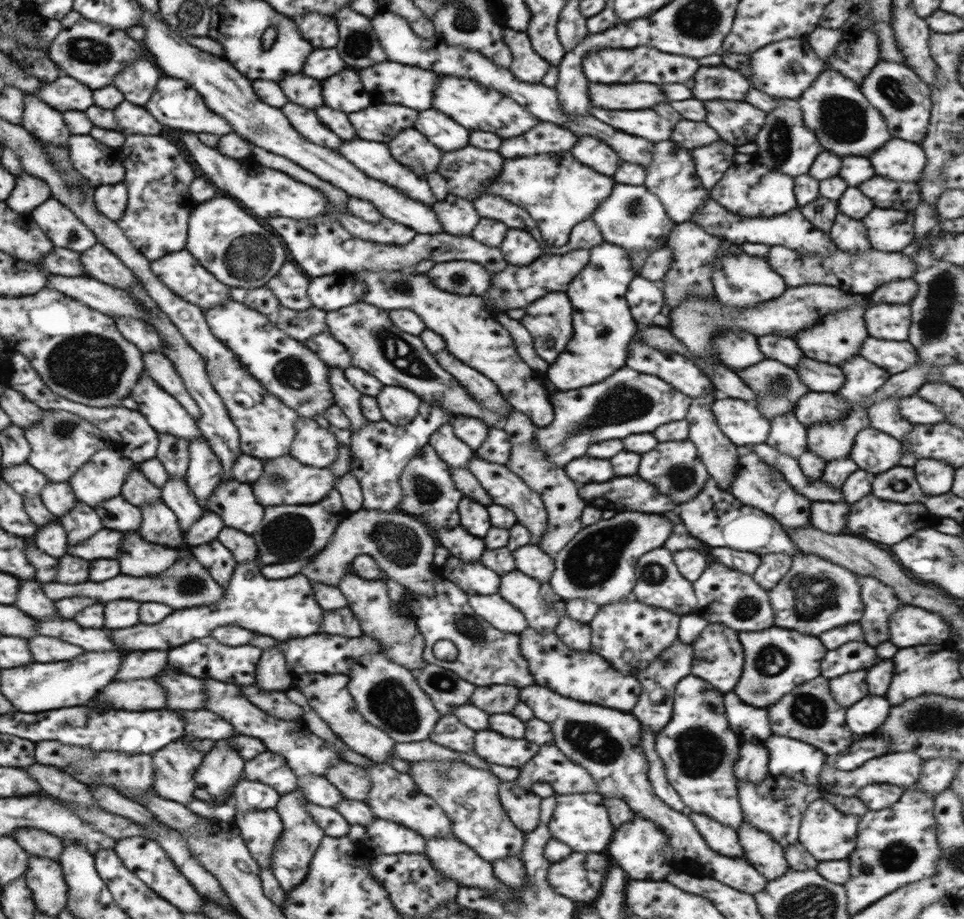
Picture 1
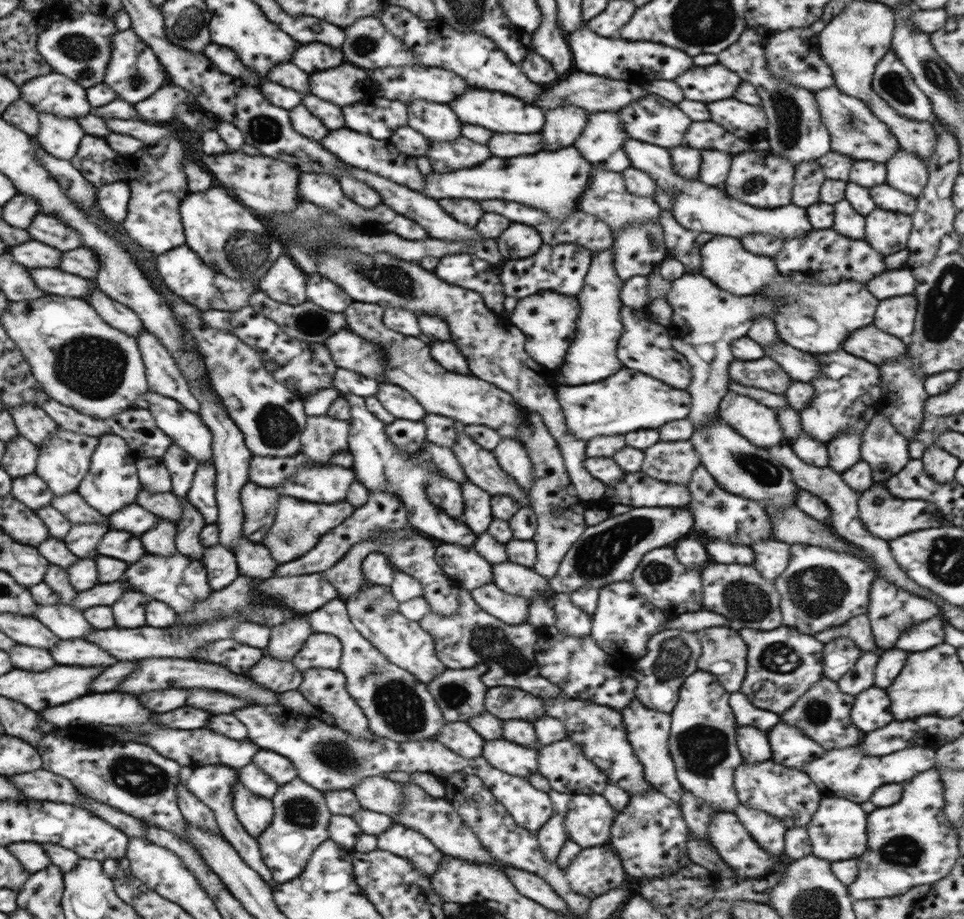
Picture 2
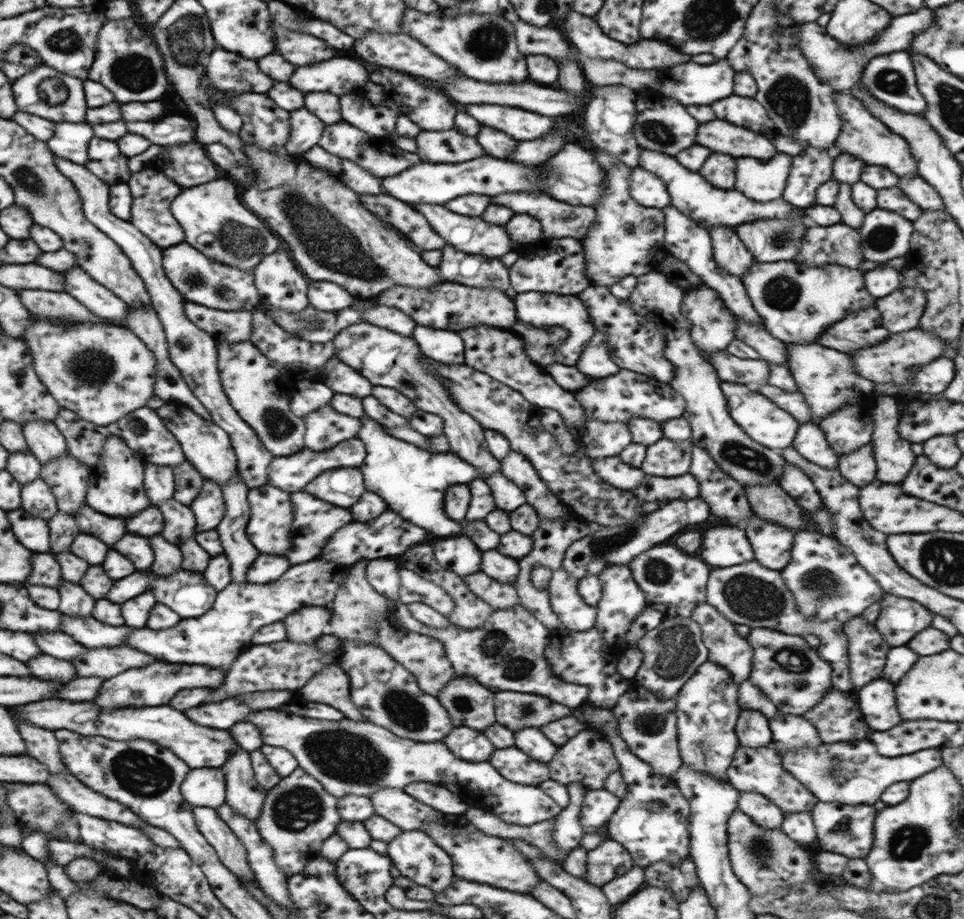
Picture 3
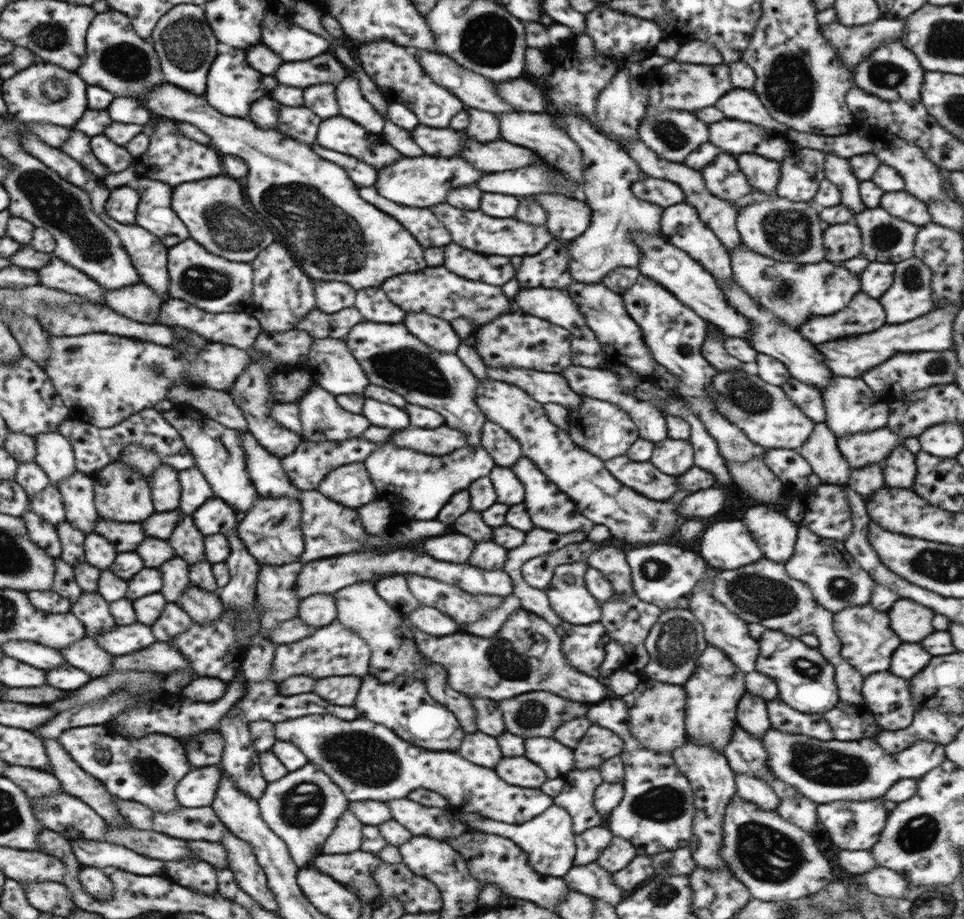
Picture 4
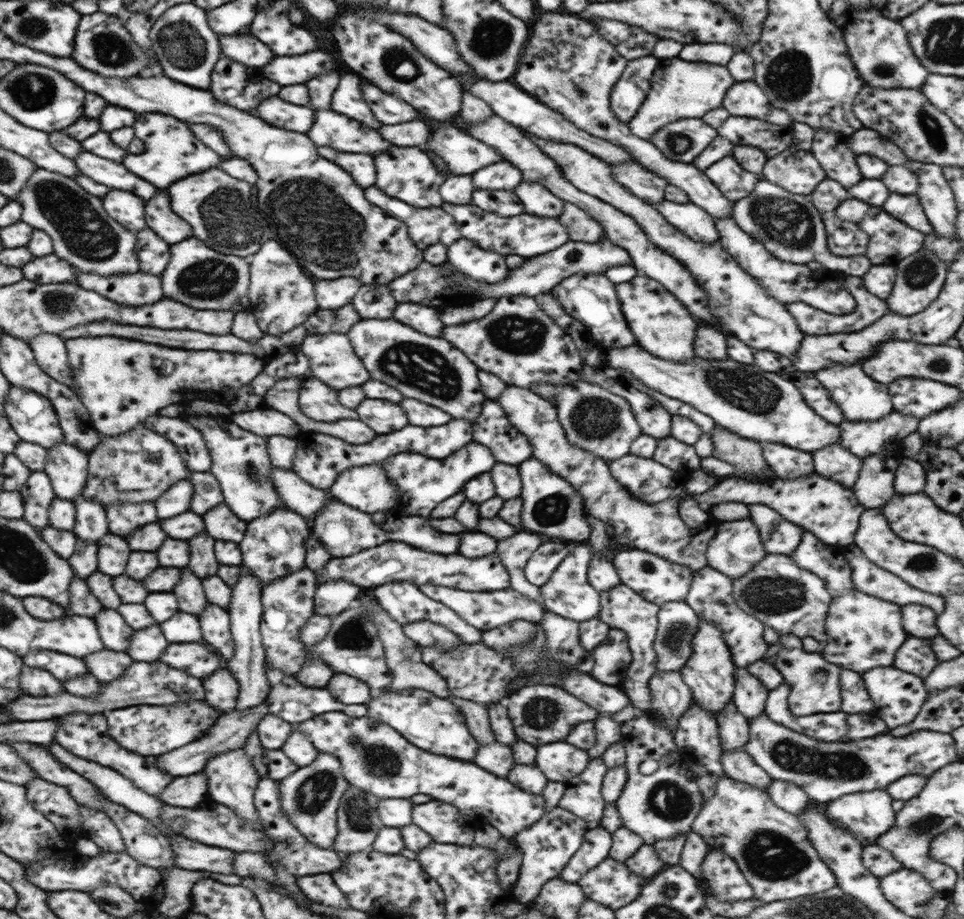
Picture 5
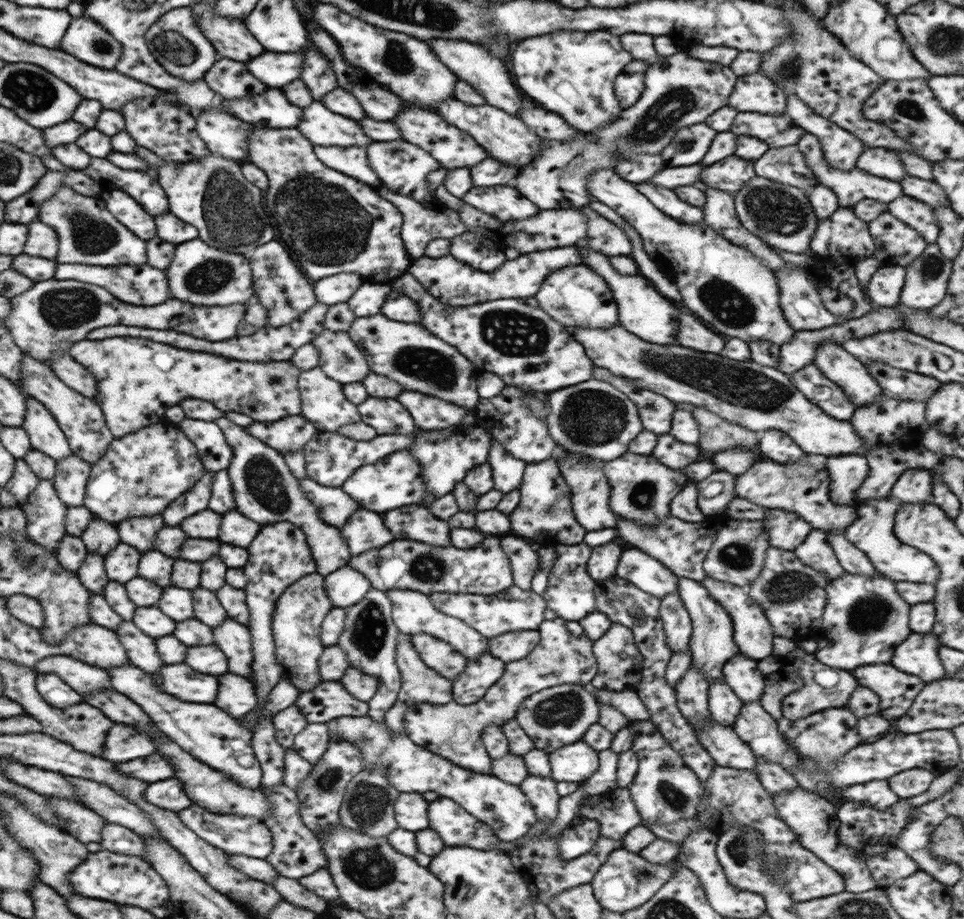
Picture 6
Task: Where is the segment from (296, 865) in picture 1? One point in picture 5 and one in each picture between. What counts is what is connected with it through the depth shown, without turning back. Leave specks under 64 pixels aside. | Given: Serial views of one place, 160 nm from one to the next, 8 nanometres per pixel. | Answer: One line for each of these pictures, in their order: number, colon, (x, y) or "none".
2: (301, 817)
3: (298, 815)
4: (302, 808)
5: (310, 797)

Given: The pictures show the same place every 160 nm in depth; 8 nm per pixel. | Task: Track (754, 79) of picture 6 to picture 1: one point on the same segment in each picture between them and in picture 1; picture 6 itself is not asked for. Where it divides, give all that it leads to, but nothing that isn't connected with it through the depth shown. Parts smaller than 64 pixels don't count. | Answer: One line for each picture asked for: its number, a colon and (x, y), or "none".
1: (737, 122)
2: (733, 115)
3: (746, 112)
4: (744, 105)
5: (751, 100)

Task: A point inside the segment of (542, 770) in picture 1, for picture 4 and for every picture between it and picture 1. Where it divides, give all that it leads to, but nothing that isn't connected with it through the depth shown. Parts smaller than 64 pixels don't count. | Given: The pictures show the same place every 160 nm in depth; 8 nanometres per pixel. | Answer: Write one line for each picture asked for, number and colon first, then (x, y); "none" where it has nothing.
2: (563, 763)
3: (587, 758)
4: (599, 744)

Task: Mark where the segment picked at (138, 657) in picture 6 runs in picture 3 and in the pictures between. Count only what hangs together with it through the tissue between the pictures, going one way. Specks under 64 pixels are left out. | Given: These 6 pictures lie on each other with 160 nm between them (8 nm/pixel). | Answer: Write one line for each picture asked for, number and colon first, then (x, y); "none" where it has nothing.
3: (74, 600)
4: (90, 608)
5: (115, 634)

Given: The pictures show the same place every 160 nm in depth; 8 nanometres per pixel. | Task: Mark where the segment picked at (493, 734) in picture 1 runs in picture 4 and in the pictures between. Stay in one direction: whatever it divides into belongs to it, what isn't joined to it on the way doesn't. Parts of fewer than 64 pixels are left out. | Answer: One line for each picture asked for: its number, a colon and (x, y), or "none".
2: (512, 758)
3: (515, 765)
4: (518, 771)

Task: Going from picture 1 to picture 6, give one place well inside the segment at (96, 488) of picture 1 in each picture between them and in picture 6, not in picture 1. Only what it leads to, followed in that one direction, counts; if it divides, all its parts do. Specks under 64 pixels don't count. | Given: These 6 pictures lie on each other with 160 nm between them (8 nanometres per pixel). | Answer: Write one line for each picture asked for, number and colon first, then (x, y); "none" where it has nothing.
2: (112, 482)
3: (116, 487)
4: (122, 495)
5: (123, 518)
6: (139, 533)

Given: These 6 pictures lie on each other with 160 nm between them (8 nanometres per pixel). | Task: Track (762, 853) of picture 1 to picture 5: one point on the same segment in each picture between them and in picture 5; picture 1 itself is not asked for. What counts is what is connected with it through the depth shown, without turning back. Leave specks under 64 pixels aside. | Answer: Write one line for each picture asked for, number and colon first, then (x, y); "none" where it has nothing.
2: (769, 832)
3: (763, 812)
4: (750, 788)
5: (738, 764)

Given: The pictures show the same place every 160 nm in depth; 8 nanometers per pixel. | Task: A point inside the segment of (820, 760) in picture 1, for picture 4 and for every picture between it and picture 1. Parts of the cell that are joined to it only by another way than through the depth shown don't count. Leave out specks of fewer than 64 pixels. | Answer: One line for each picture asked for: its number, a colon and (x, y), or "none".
2: (790, 747)
3: (788, 731)
4: (782, 717)

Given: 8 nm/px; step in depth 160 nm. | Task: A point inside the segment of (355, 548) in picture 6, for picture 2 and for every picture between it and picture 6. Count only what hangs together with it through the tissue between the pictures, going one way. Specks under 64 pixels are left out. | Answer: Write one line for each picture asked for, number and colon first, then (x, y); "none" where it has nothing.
2: (298, 526)
3: (315, 521)
4: (329, 529)
5: (343, 531)

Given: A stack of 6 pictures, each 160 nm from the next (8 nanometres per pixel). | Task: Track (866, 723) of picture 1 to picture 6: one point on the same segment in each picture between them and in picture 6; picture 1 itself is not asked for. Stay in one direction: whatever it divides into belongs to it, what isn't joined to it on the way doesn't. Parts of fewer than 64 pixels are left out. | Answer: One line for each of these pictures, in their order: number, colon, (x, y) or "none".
2: (871, 710)
3: (877, 699)
4: (888, 696)
5: (898, 696)
6: (896, 690)

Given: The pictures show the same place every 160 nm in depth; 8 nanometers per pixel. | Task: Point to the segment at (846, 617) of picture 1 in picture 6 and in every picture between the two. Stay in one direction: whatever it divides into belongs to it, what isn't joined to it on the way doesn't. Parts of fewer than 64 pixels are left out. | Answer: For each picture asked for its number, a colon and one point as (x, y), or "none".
2: (820, 588)
3: (826, 581)
4: (837, 582)
5: (826, 561)
6: (815, 552)

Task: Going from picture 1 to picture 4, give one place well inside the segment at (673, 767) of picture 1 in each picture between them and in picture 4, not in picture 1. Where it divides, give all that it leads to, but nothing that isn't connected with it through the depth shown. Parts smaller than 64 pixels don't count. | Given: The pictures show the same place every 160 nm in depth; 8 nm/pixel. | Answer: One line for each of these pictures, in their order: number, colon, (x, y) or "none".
2: (702, 742)
3: (707, 710)
4: (713, 691)

